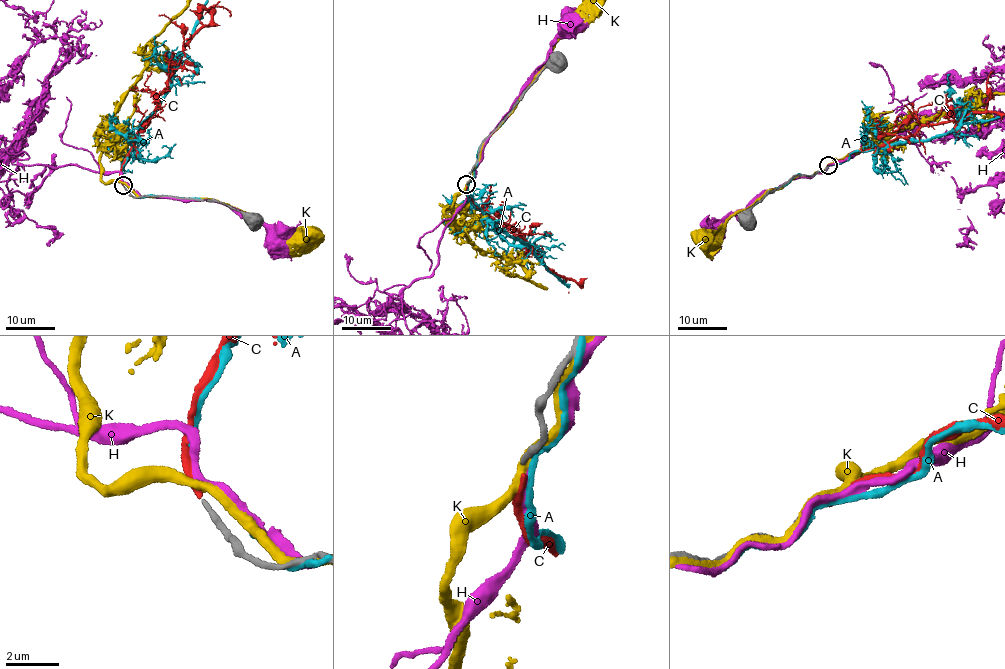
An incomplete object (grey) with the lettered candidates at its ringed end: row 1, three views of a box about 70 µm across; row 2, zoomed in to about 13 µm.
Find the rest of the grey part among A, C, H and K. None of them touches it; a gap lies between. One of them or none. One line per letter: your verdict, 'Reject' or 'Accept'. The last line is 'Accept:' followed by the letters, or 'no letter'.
A: Reject
C: Accept
H: Reject
K: Reject
Accept: C

